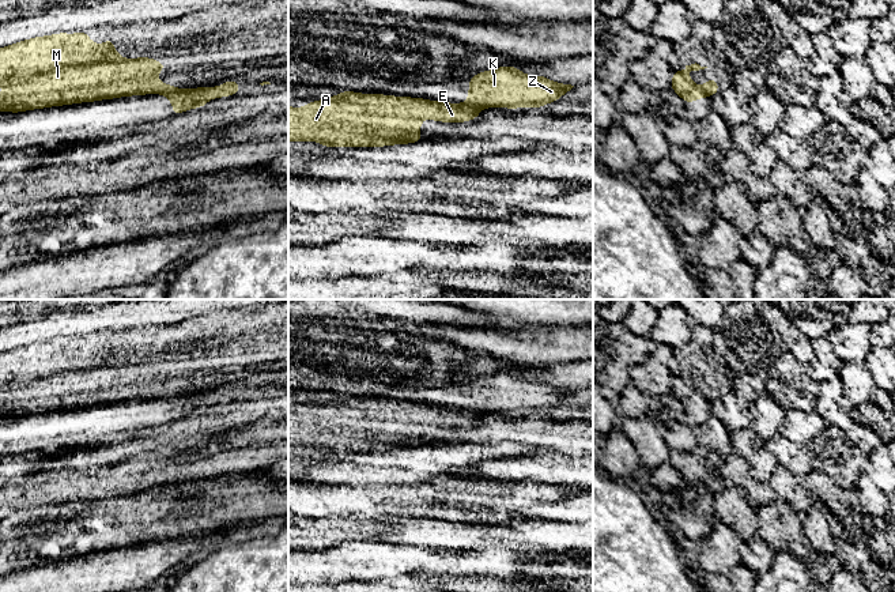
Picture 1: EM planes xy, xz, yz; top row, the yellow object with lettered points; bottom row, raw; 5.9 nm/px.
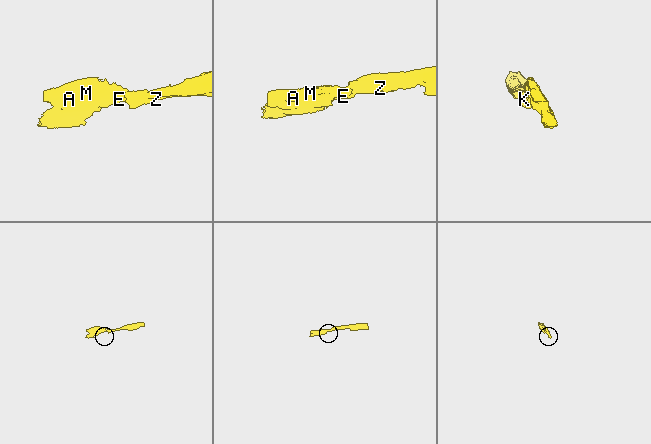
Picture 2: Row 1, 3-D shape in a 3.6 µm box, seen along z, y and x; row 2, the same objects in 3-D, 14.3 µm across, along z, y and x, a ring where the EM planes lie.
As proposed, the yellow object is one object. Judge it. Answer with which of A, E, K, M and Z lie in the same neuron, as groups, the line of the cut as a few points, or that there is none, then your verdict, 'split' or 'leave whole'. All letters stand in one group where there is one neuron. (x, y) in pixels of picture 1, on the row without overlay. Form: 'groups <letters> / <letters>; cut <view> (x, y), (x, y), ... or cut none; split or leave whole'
groups A E M / K Z; cut xz (467, 407), (482, 413); split

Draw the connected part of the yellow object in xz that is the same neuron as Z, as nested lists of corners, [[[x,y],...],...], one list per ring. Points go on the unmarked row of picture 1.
[[[516,372],[483,376],[469,384],[467,408],[476,412],[543,412],[574,391],[525,380]]]

